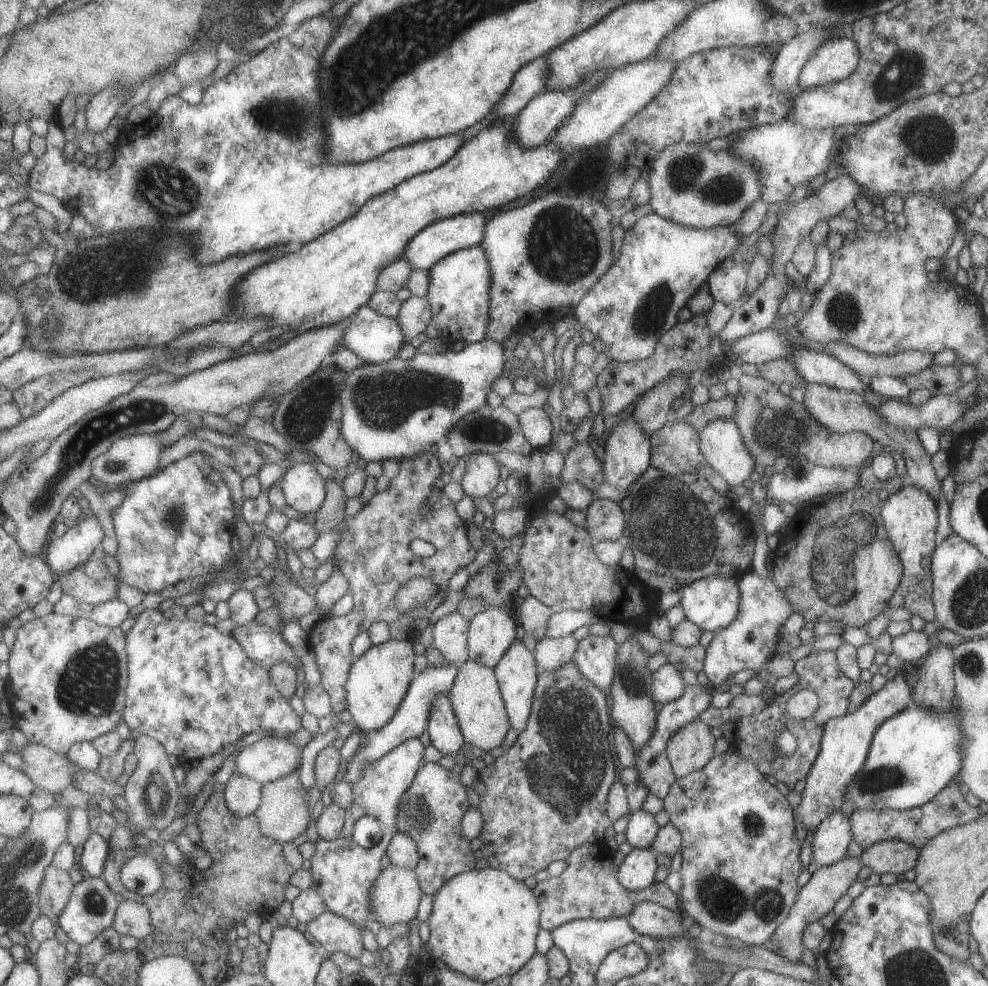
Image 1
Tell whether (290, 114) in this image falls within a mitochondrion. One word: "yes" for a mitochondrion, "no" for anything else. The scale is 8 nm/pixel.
yes

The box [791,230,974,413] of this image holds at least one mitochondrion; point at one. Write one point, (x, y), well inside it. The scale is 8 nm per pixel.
(843, 312)

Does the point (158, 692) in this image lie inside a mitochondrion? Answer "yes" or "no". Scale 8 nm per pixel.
no

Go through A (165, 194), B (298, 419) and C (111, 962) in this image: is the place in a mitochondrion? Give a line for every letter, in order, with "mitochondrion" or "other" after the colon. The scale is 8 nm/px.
A: mitochondrion
B: mitochondrion
C: other

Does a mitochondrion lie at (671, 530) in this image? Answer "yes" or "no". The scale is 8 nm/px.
yes

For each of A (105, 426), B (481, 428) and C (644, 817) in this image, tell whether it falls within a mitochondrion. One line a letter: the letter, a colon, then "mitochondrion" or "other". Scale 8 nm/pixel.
A: mitochondrion
B: mitochondrion
C: other

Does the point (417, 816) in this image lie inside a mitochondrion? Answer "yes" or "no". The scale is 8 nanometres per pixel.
yes

